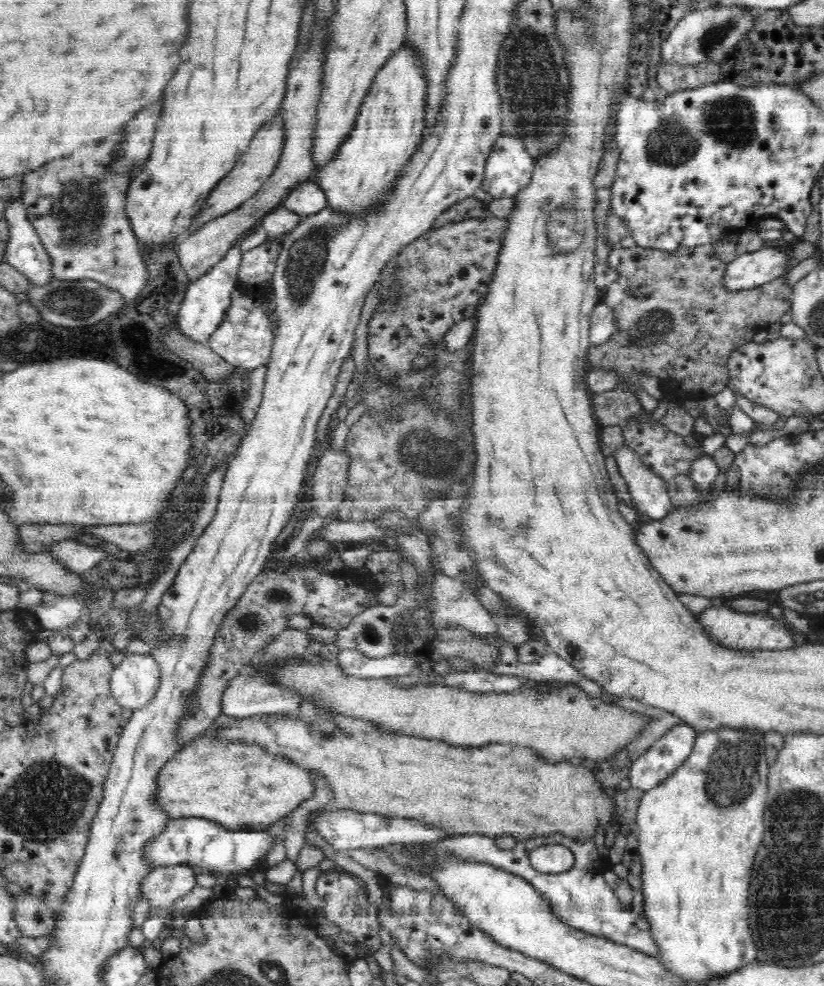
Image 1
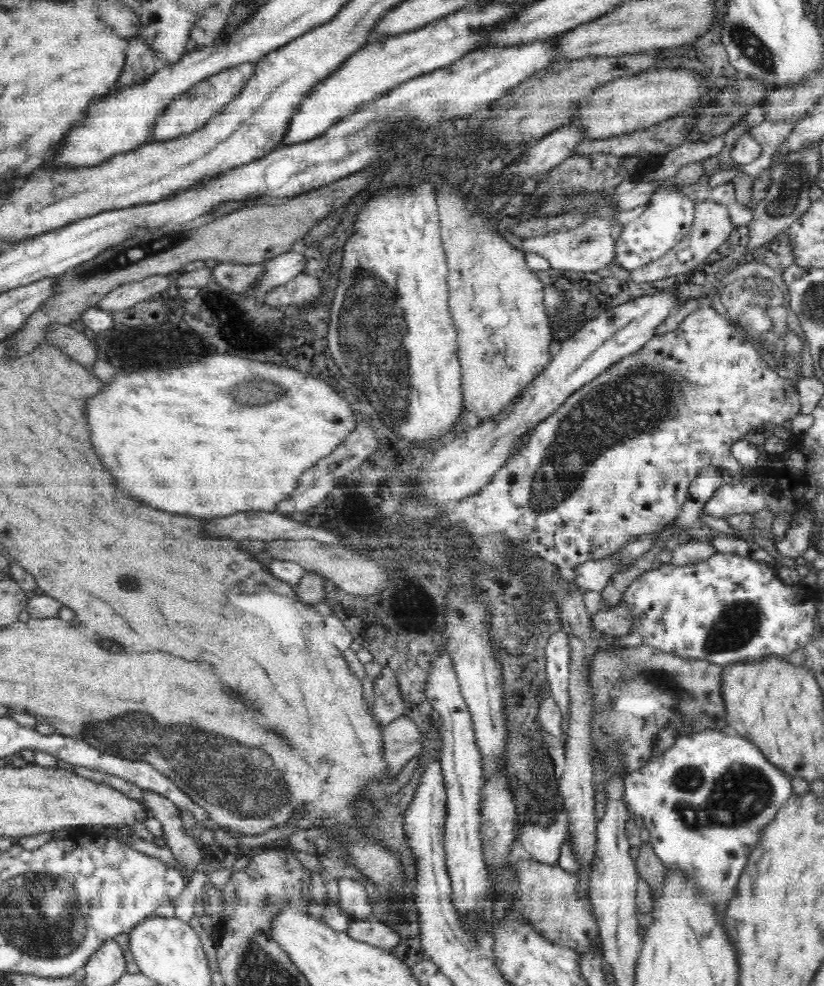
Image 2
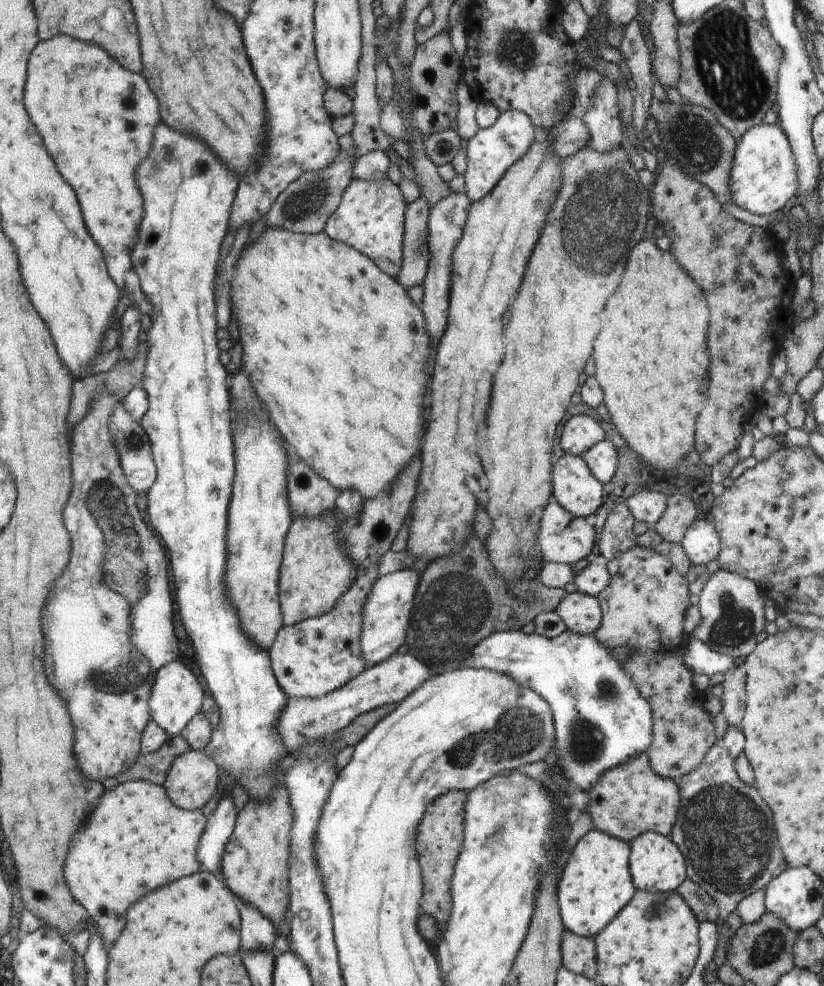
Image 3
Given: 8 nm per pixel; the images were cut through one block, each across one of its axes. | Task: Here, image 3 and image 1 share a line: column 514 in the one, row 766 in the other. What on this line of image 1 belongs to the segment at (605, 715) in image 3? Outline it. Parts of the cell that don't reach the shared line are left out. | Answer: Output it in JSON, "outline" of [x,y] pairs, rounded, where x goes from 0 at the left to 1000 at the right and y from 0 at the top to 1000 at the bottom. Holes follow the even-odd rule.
{"outline":[[[830,732],[818,735],[768,772],[763,781],[766,797],[785,802],[801,795],[835,771],[843,751],[841,736]]]}

